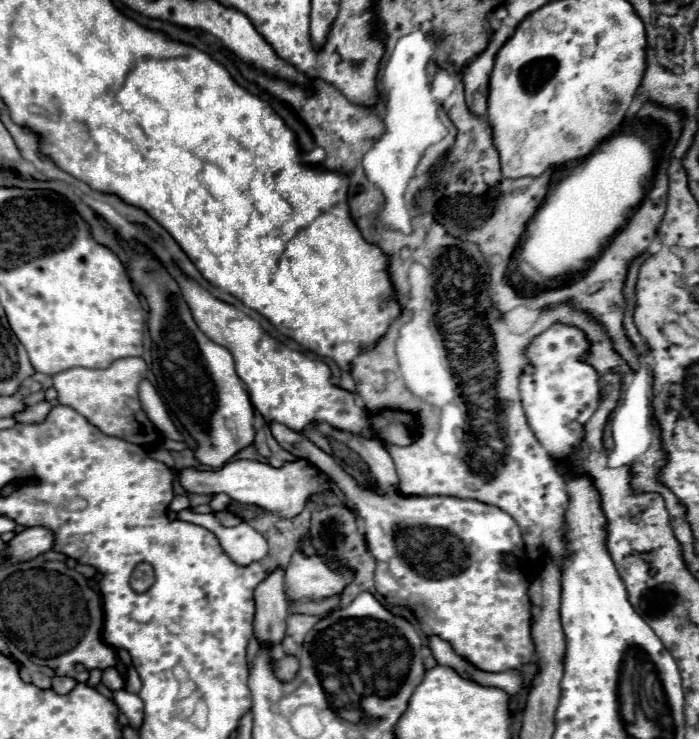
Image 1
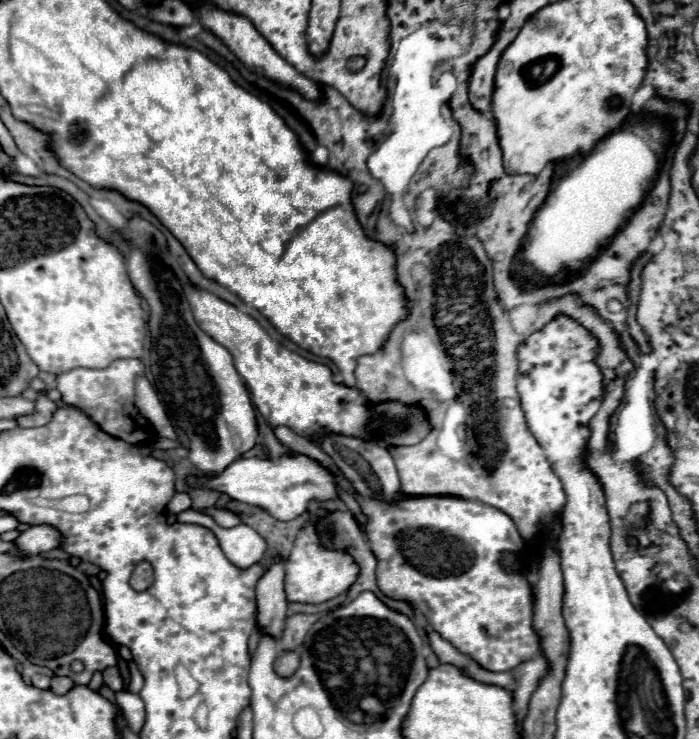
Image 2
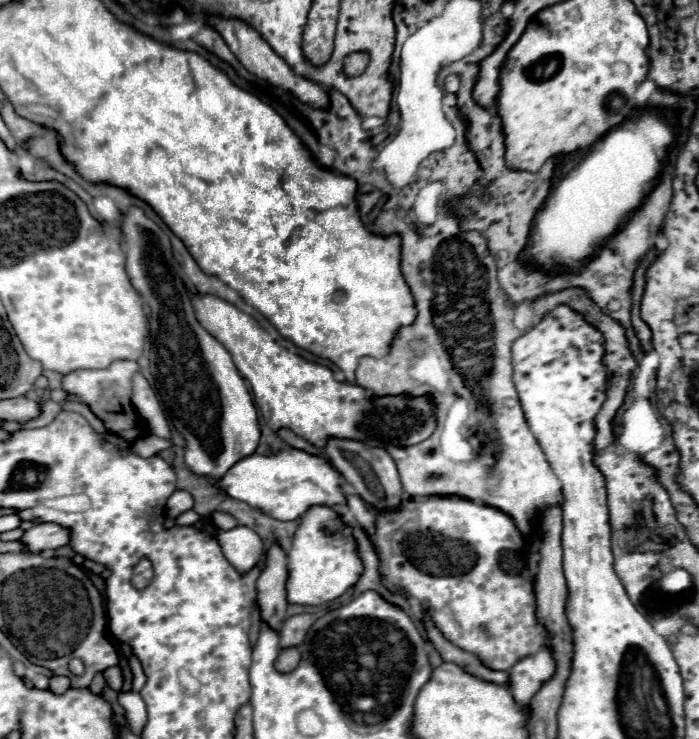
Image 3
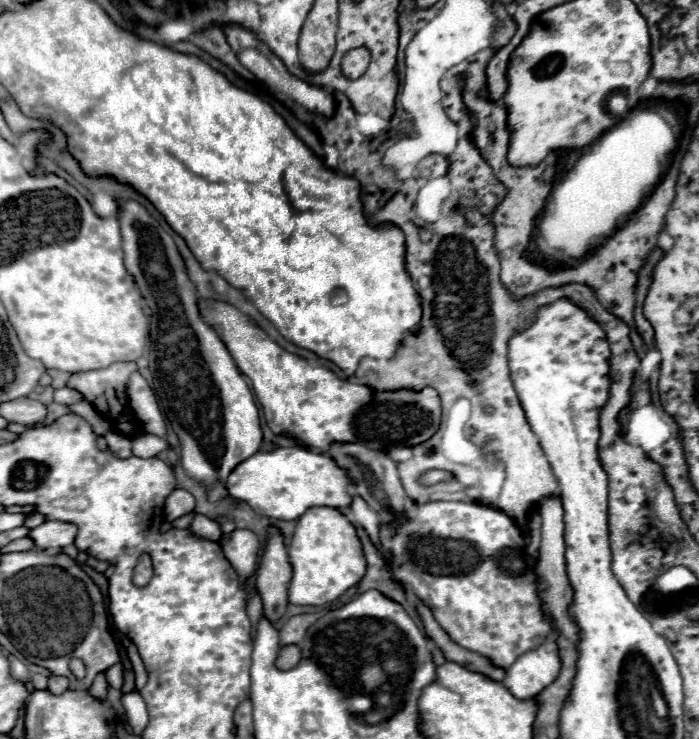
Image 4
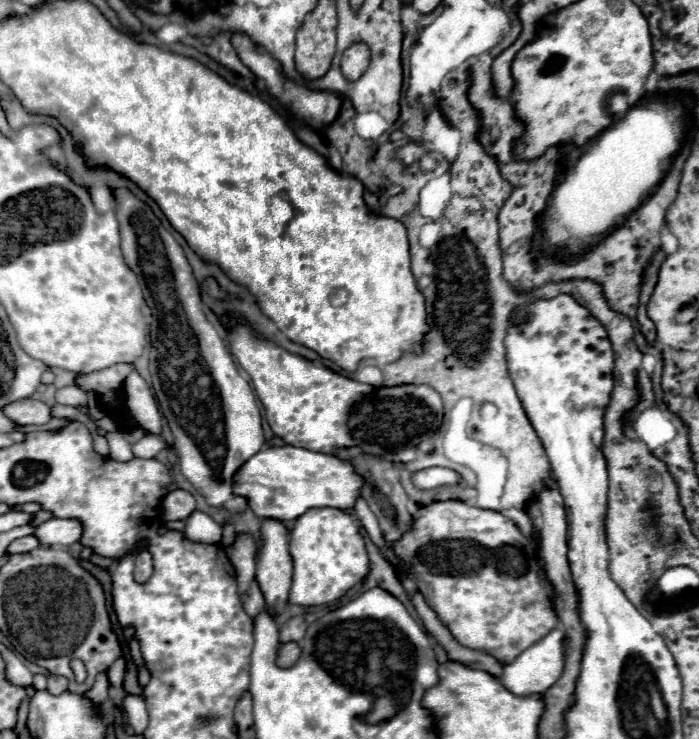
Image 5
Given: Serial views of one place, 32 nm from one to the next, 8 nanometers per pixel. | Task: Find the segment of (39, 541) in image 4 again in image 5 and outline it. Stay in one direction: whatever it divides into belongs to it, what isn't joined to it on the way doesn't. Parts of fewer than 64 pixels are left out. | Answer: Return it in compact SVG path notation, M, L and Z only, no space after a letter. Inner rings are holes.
M50 518L48 522L40 524L34 532L38 538L40 546L70 546L78 542L80 538L80 522L76 520L60 520L60 518Z

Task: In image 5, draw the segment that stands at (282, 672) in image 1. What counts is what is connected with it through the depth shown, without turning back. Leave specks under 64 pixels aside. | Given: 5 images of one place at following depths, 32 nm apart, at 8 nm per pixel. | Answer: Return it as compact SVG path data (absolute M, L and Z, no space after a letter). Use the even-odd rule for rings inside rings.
M288 642L288 644L282 644L282 646L280 646L276 664L278 664L280 668L292 668L292 666L298 662L298 658L300 658L300 648L298 648L298 644Z

